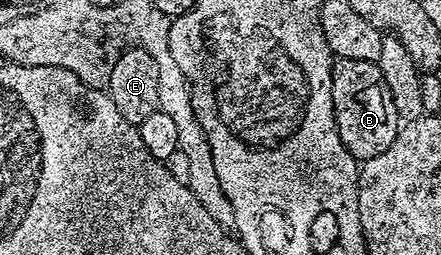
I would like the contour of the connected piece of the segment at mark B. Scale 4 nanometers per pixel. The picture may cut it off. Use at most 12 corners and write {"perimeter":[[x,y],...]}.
{"perimeter":[[338,59],[332,105],[355,159],[396,141],[400,120],[377,63]]}

